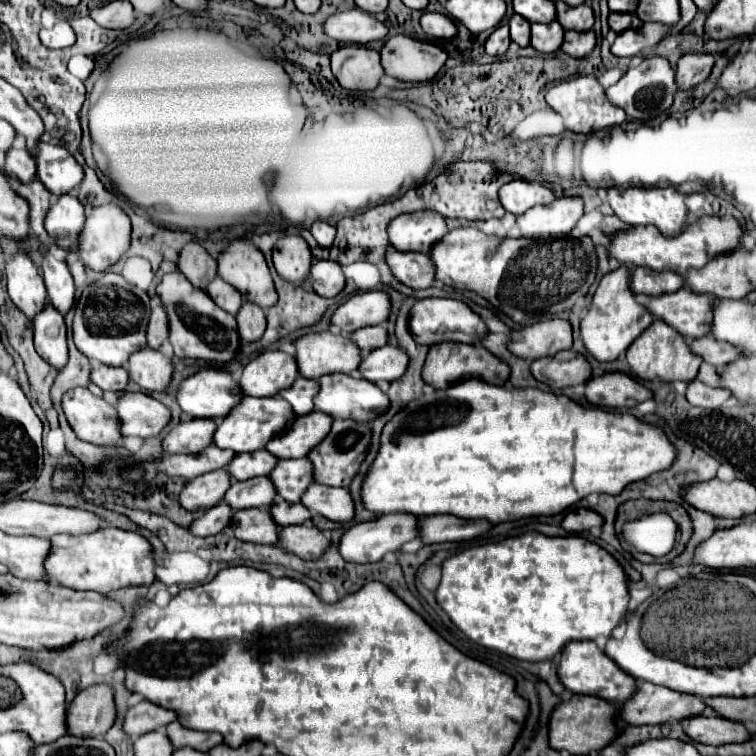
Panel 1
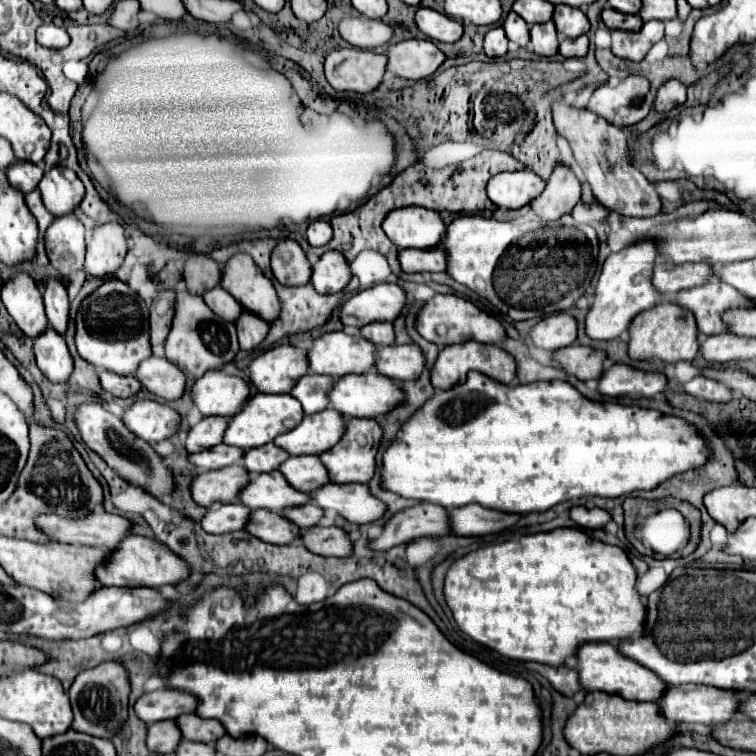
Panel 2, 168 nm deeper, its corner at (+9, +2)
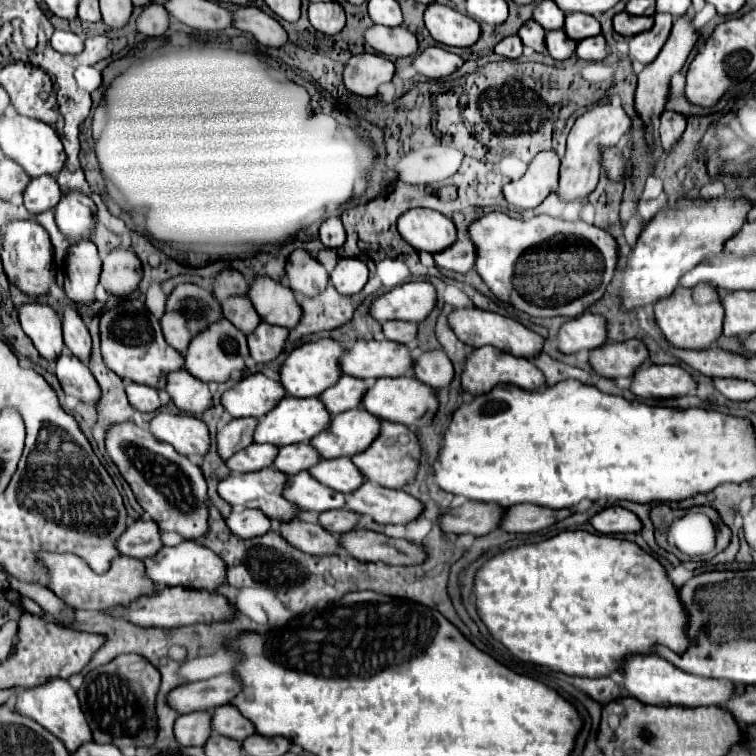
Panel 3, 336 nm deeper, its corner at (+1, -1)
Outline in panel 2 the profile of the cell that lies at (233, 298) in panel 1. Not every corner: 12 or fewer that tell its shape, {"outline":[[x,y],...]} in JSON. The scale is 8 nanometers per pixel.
{"outline":[[221,285],[203,293],[205,303],[223,319],[235,321],[241,305]]}

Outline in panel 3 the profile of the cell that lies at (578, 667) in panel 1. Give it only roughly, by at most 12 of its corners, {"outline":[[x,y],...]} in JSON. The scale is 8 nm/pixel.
{"outline":[[657,654],[631,656],[623,688],[655,706],[723,706],[729,680],[681,672]]}

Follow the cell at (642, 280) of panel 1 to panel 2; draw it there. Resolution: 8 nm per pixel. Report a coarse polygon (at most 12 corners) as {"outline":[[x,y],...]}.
{"outline":[[657,261],[653,287],[677,293],[707,283],[705,263],[673,265]]}

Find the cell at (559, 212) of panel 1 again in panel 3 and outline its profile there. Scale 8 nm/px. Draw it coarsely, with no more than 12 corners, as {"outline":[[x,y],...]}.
{"outline":[[617,104],[579,116],[561,160],[559,194],[587,196],[601,174],[601,150],[629,130]]}

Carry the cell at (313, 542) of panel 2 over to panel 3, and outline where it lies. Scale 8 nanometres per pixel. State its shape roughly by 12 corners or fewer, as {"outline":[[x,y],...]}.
{"outline":[[351,530],[341,546],[363,562],[417,566],[423,544],[407,552],[403,540],[373,530]]}

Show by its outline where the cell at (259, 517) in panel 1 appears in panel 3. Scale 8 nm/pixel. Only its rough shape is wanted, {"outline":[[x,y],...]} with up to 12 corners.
{"outline":[[299,518],[281,526],[295,548],[327,556],[341,548],[321,524]]}

